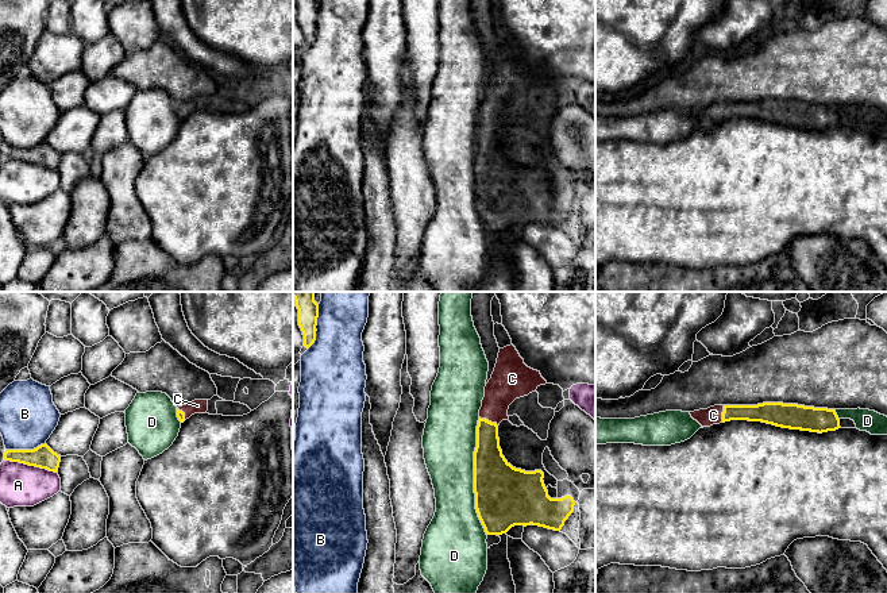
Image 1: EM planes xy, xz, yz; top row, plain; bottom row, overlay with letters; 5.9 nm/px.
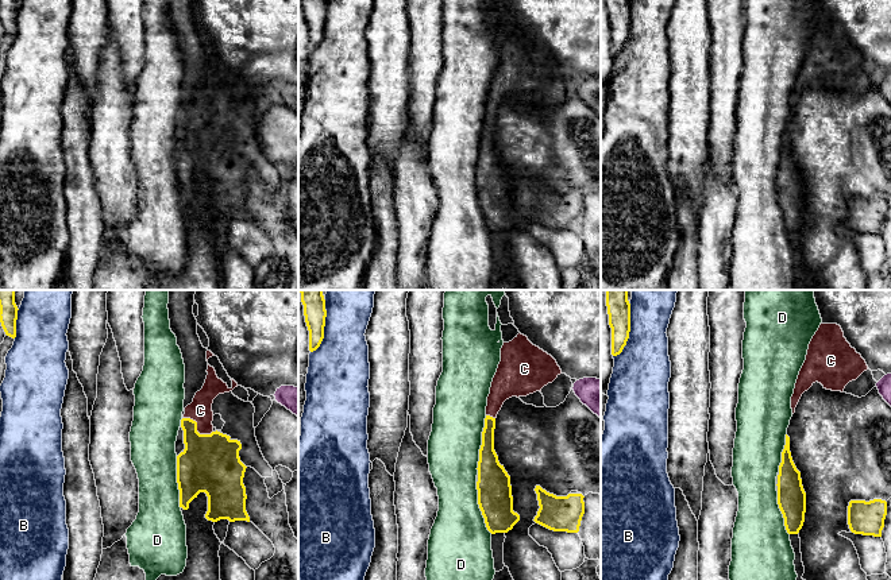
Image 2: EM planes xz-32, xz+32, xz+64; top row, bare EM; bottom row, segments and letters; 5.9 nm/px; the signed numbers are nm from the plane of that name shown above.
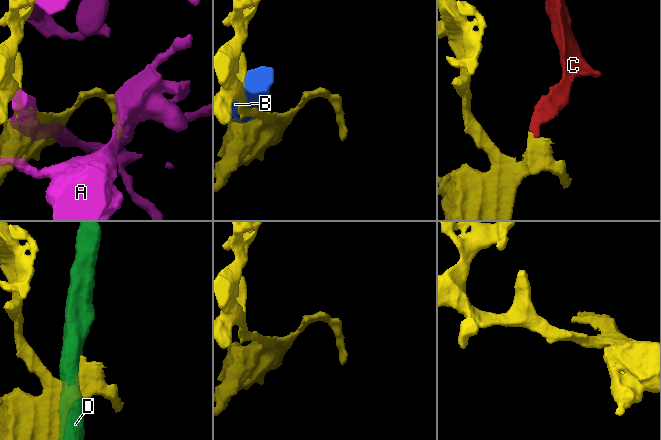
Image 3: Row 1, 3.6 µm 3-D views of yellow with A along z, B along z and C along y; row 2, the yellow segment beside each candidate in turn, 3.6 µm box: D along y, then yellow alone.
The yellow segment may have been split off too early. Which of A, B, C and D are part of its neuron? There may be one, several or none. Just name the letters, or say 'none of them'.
C

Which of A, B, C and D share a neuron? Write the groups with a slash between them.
A / B / C / D

